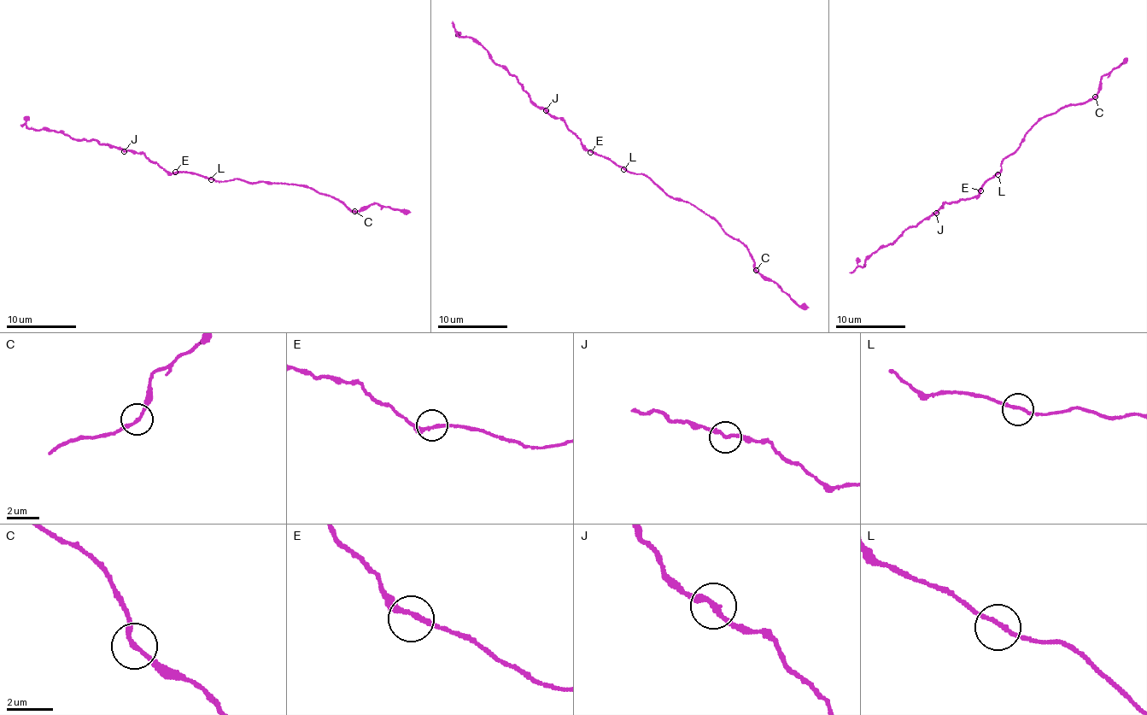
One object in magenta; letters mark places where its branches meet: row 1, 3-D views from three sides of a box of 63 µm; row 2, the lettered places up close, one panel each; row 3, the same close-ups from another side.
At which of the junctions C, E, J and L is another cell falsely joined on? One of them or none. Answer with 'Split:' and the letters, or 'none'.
Split: none

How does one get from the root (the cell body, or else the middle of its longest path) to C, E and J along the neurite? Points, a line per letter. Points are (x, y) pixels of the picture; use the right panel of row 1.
C: (996, 174), (1000, 171), (1003, 159), (1014, 153), (1030, 127), (1064, 106), (1085, 103), (1095, 96)
E: (996, 174), (980, 190)
J: (996, 174), (982, 185), (977, 196), (945, 203), (935, 213)

